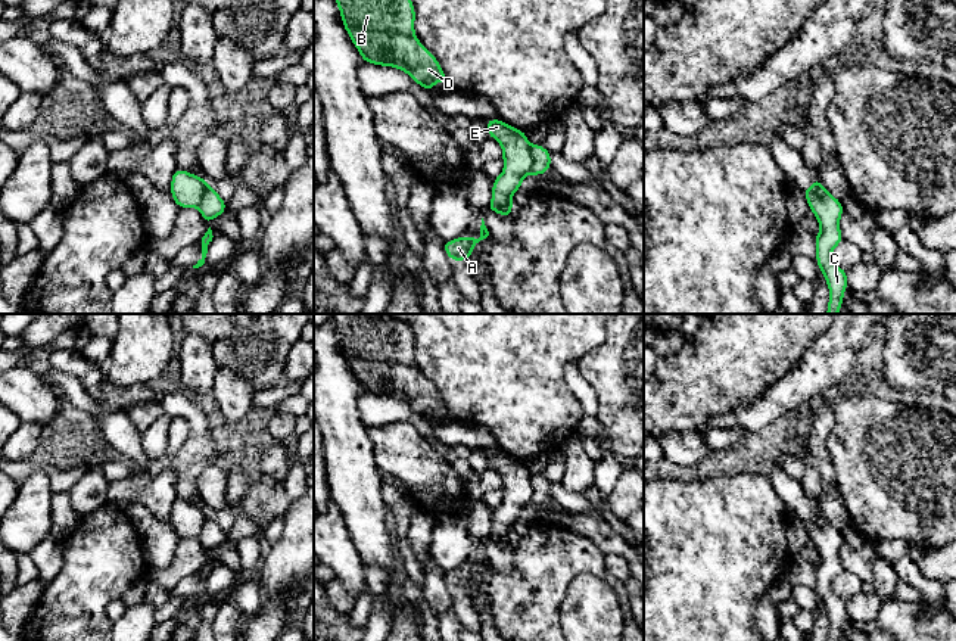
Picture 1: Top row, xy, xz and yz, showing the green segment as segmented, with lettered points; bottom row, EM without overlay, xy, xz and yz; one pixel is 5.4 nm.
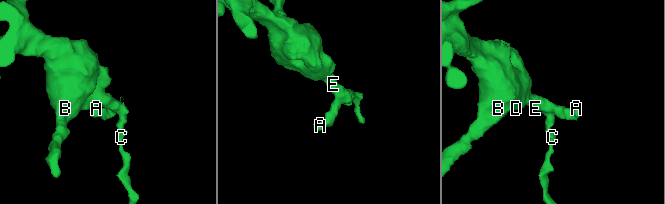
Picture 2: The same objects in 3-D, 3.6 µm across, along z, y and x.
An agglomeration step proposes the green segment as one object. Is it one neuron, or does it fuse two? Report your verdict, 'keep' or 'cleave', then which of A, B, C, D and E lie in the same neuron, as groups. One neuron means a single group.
cleave; groups A B D E / C

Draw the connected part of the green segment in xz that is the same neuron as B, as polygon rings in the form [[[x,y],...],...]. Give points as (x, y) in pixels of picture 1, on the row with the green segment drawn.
[[[336,0],[336,4],[342,24],[364,62],[401,69],[427,91],[436,83],[448,83],[436,56],[415,35],[415,9],[411,0]]]

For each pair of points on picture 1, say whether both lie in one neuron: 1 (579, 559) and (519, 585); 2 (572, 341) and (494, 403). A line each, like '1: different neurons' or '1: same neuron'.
1: same neuron
2: same neuron

